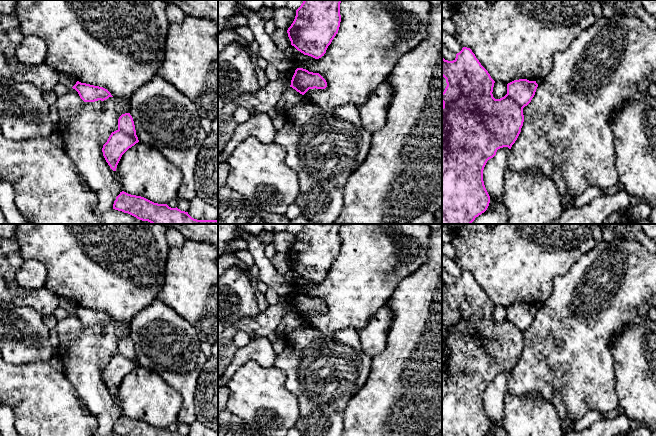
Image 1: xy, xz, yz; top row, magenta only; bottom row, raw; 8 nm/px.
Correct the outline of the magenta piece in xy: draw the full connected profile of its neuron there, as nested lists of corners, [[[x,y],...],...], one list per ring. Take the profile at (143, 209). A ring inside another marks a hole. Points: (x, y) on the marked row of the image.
[[[124,191],[116,197],[113,209],[151,224],[218,224],[218,220],[197,220],[177,207],[171,208],[167,204],[154,203],[144,197]]]

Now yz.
[[[463,47],[453,61],[442,56],[442,76],[447,83],[442,93],[442,224],[471,224],[490,203],[483,181],[484,167],[498,149],[511,149],[517,140],[524,122],[523,108],[531,102],[538,84],[527,79],[514,80],[507,84],[507,94],[495,99],[492,94],[495,81],[467,47]]]

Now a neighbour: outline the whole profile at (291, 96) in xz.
[[[289,87],[284,93],[285,105],[278,111],[282,116],[286,116],[291,108],[304,99],[304,96],[292,87]]]

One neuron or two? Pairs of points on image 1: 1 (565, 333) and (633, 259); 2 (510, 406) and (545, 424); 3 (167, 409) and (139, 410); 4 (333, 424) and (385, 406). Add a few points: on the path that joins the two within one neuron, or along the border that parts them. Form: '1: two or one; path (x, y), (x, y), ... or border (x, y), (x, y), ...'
1: one; path (587, 322), (604, 310), (618, 294), (623, 281)
2: one; path (519, 411), (533, 424), (536, 424)
3: one; path (160, 408), (146, 408)
4: two; border (351, 399), (344, 411), (342, 425)

